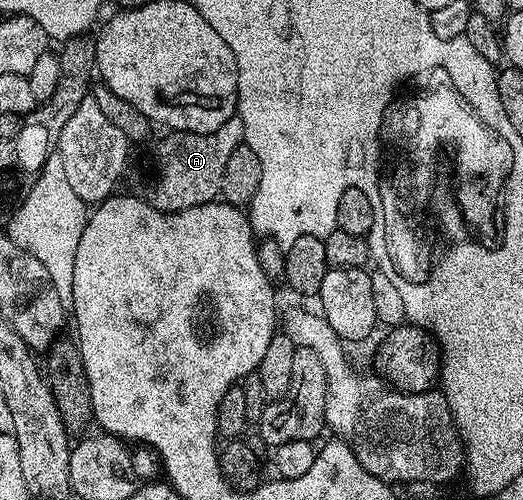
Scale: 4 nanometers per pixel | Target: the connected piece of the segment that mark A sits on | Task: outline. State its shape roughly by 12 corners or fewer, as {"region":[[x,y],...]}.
{"region":[[234,115],[213,132],[167,133],[151,199],[171,211],[220,196],[244,143]]}

